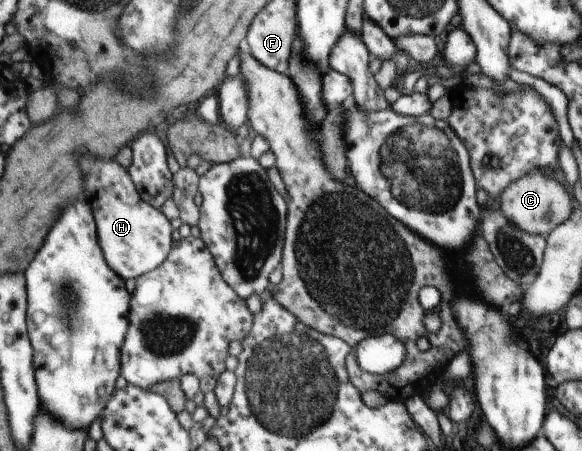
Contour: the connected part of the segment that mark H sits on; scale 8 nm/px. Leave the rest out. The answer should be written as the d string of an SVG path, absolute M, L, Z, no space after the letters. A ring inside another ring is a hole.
M83 156L79 160L79 168L81 168L83 176L87 176L87 190L93 190L87 198L87 202L93 208L99 246L110 268L126 281L128 278L135 279L159 266L167 256L172 243L172 229L167 218L159 209L153 208L141 198L135 186L133 186L128 172L123 168L119 168L115 162L105 162L103 164L101 160L93 160L89 156Z

